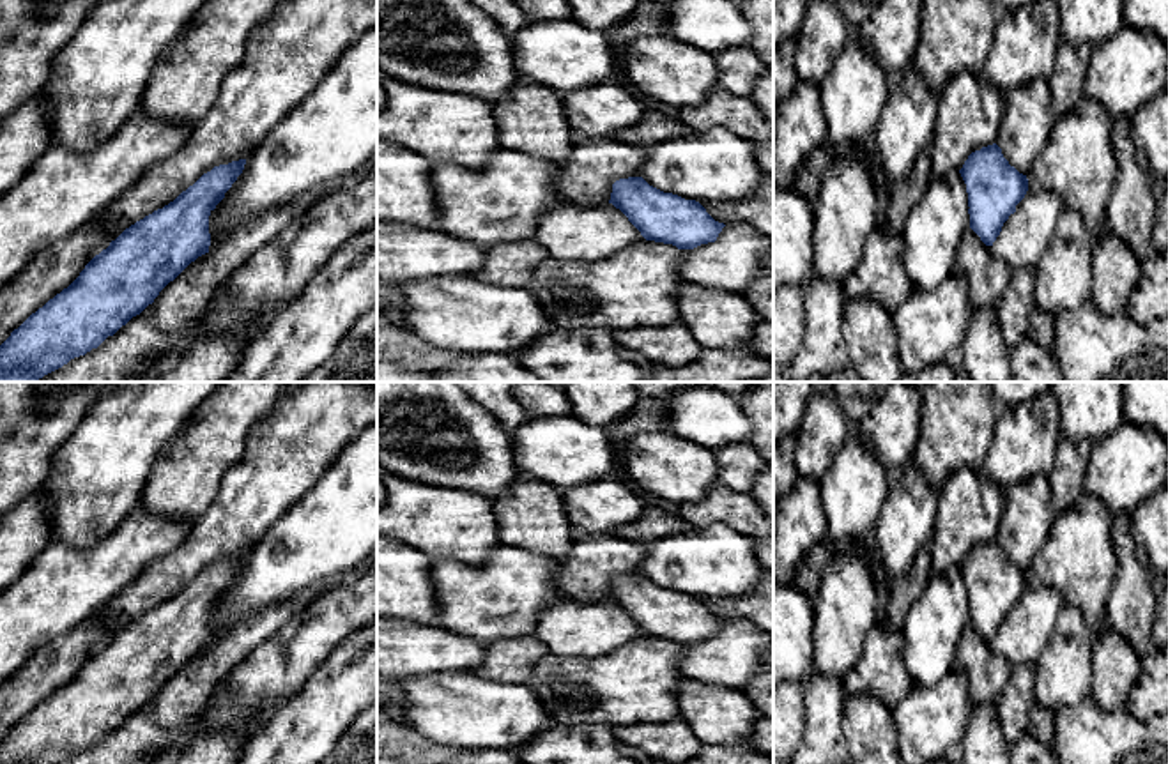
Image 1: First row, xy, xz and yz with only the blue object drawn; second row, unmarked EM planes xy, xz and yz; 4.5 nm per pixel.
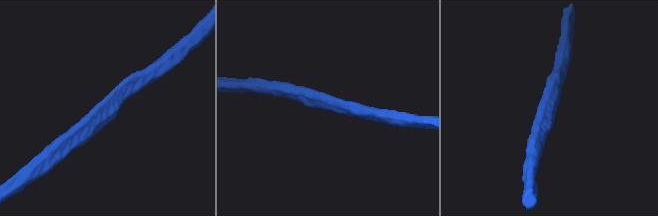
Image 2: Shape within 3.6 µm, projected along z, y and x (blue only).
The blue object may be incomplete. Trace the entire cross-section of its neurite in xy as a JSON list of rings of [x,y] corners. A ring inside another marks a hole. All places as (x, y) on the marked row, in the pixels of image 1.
[[[239,159],[214,166],[173,202],[126,228],[96,255],[67,288],[32,313],[0,345],[0,382],[37,382],[71,359],[97,348],[152,304],[191,262],[209,253],[209,216],[242,173],[244,164],[246,159]]]

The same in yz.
[[[996,143],[972,152],[959,173],[968,193],[970,228],[986,246],[993,246],[1025,198],[1028,179],[1009,164]]]

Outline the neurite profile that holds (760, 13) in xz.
[[[740,0],[738,7],[752,27],[747,48],[773,71],[773,0]]]

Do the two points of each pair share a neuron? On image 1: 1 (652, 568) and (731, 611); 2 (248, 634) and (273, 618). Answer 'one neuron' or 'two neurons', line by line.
1: two neurons
2: one neuron

